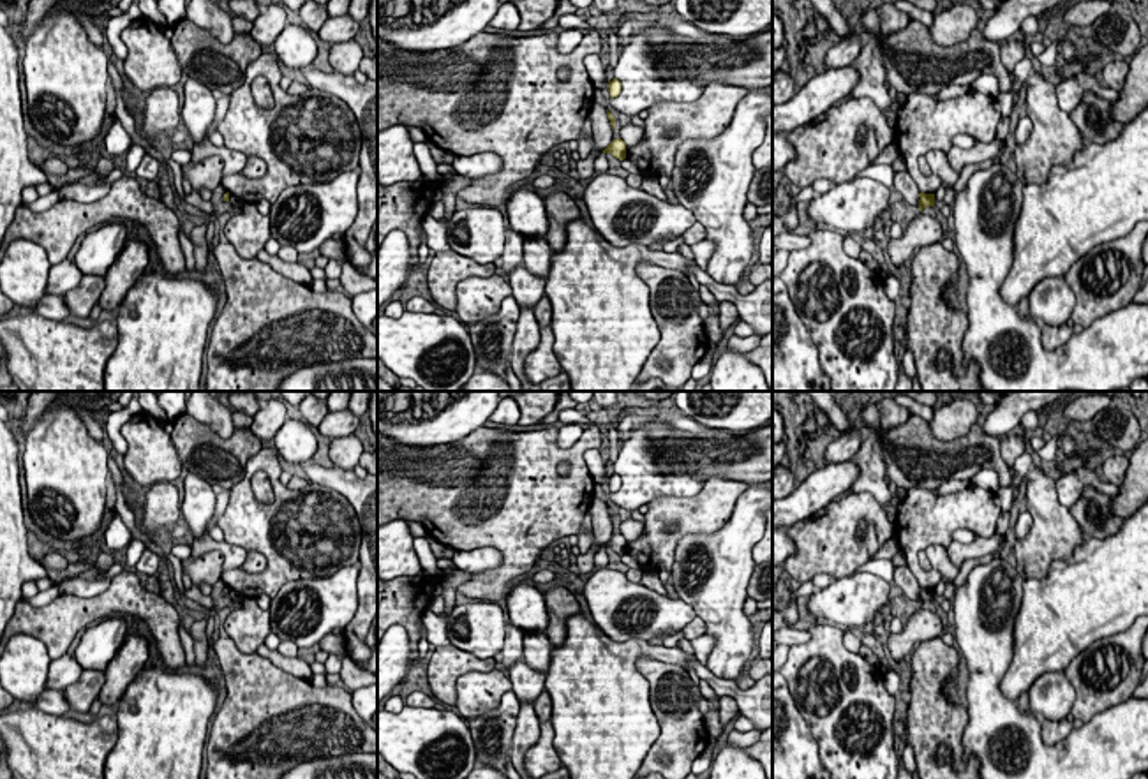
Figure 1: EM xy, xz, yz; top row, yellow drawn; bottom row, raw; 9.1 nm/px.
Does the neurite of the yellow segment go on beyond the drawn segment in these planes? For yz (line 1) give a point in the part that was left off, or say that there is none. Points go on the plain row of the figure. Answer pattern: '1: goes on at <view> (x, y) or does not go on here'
1: does not go on here

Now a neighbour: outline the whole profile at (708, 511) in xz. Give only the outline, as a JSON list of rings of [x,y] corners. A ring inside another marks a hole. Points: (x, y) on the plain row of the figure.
[[[709,478],[695,497],[660,497],[649,502],[644,515],[642,534],[635,541],[626,541],[626,553],[635,557],[644,571],[656,571],[663,566],[668,573],[675,559],[677,541],[686,534],[714,534],[732,516],[739,495],[748,490],[749,483],[727,478]]]

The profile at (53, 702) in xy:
[[[46,689],[35,698],[34,705],[23,701],[16,703],[14,709],[37,709],[51,716],[65,716],[71,710],[71,705],[63,689]]]

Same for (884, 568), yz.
[[[878,559],[862,564],[855,573],[873,573],[885,578],[889,583],[894,580],[894,564],[891,559]]]

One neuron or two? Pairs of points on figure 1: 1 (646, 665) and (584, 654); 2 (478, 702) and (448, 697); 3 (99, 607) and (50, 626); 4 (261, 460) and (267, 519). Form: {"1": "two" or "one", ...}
{"1": "two", "2": "two", "3": "one", "4": "one"}

